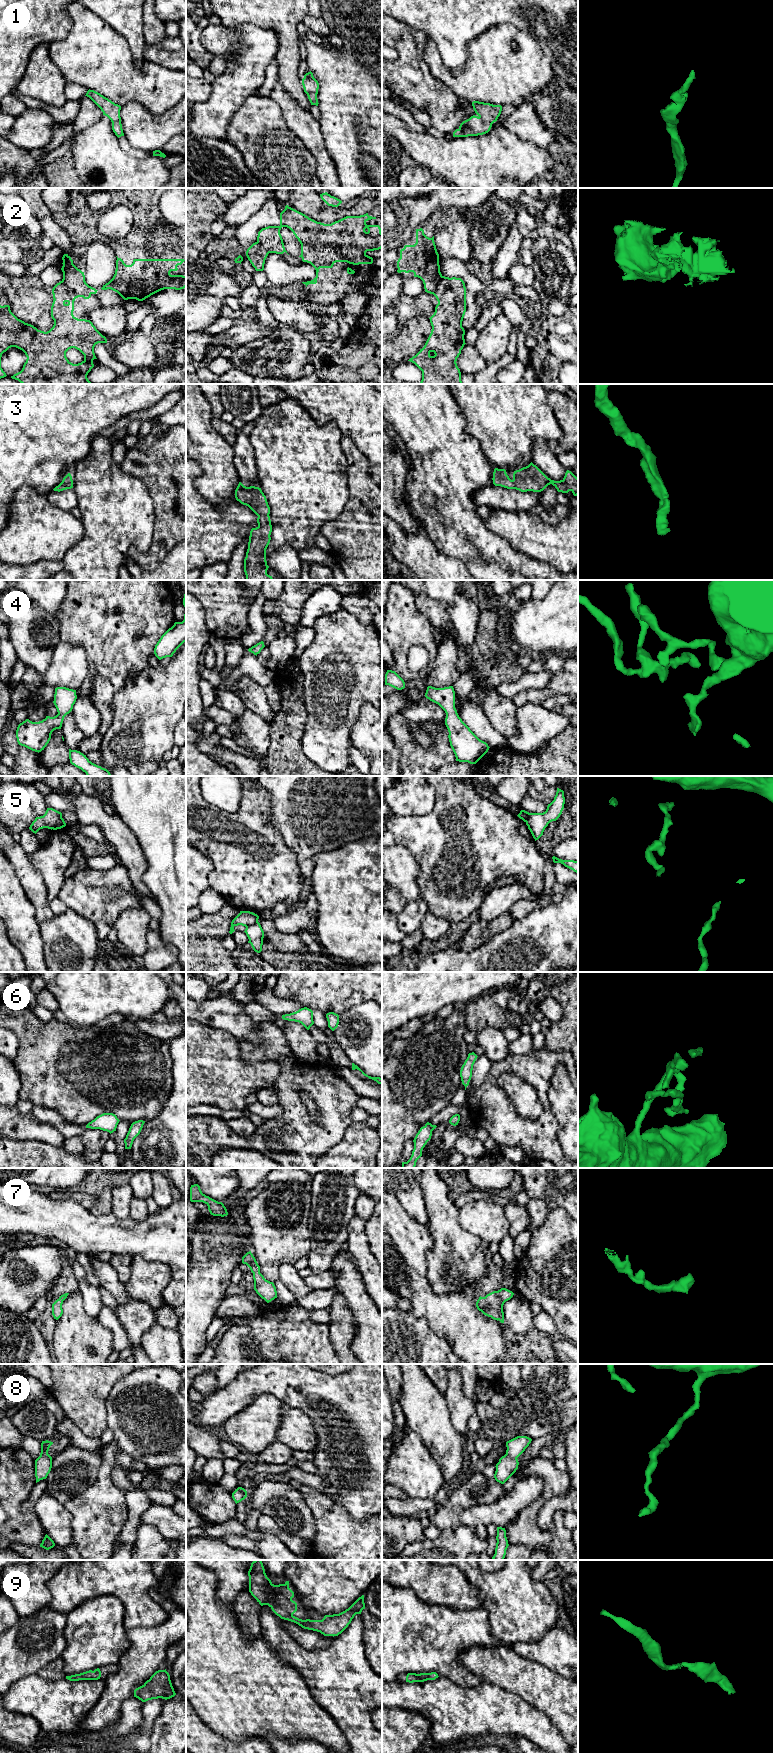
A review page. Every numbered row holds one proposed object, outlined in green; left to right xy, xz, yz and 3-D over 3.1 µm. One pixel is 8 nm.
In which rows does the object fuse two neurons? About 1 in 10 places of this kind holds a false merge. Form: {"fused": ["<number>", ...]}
{"fused": ["2", "5"]}

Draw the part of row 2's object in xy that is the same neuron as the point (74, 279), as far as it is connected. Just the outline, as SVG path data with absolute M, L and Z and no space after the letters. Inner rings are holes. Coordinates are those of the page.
M64 254L62 260L62 281L66 285L67 291L70 295L84 295L97 293L98 290L89 286L86 283L84 272L82 272L73 264L73 260L68 254Z

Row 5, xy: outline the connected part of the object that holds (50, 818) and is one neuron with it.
M47 808L43 816L35 818L35 820L30 825L29 829L35 834L40 829L43 829L43 828L48 828L52 830L54 826L57 824L61 816L62 816L61 812L53 808Z

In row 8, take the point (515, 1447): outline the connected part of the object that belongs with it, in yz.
M517 1436L506 1442L506 1454L496 1464L494 1478L497 1482L504 1484L518 1469L518 1457L529 1446L532 1439L527 1436Z

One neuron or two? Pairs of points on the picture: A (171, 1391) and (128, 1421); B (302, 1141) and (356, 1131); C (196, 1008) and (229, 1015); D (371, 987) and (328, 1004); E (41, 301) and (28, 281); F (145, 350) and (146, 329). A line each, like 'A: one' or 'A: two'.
A: one
B: two
C: one
D: one
E: two
F: two

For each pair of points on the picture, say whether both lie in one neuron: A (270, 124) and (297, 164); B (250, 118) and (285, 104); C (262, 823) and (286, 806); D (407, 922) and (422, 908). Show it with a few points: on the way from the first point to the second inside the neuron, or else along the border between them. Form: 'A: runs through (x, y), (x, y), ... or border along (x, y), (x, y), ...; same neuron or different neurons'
A: runs through (270, 134), (287, 154); same neuron
B: border along (269, 96), (279, 106), (282, 118), (288, 128); different neurons
C: border along (268, 795), (271, 824), (283, 838); different neurons
D: runs through (411, 918), (418, 912); same neuron

